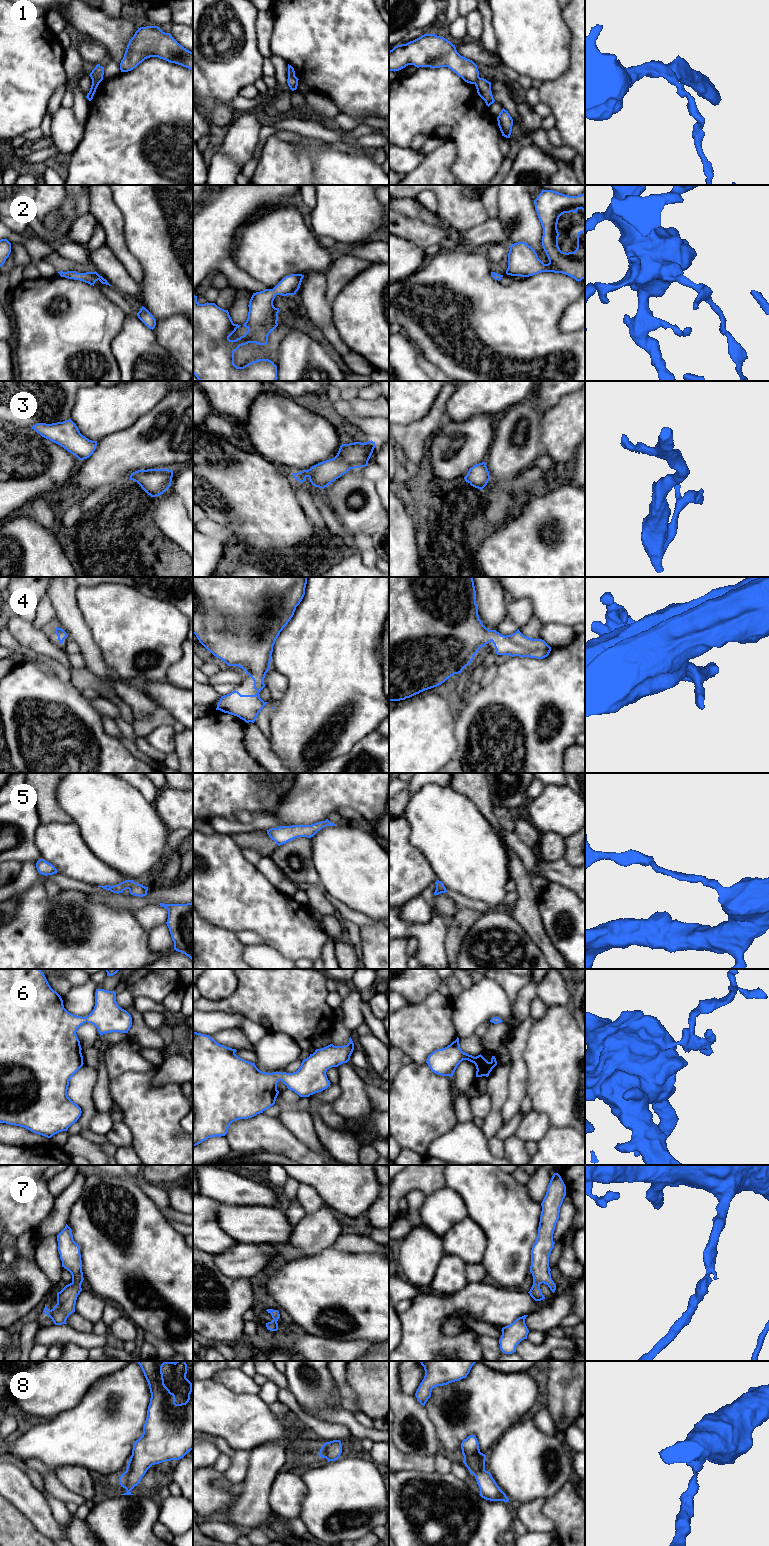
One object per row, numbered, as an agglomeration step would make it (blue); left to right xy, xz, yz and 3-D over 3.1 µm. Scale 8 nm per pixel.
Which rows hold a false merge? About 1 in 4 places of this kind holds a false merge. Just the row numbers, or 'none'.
1

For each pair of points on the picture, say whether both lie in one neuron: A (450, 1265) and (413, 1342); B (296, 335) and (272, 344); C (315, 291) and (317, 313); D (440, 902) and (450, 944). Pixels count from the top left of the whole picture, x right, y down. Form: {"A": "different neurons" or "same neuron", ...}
{"A": "different neurons", "B": "different neurons", "C": "same neuron", "D": "different neurons"}

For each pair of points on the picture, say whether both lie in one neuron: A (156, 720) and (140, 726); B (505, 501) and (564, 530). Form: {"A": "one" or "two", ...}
{"A": "one", "B": "two"}

